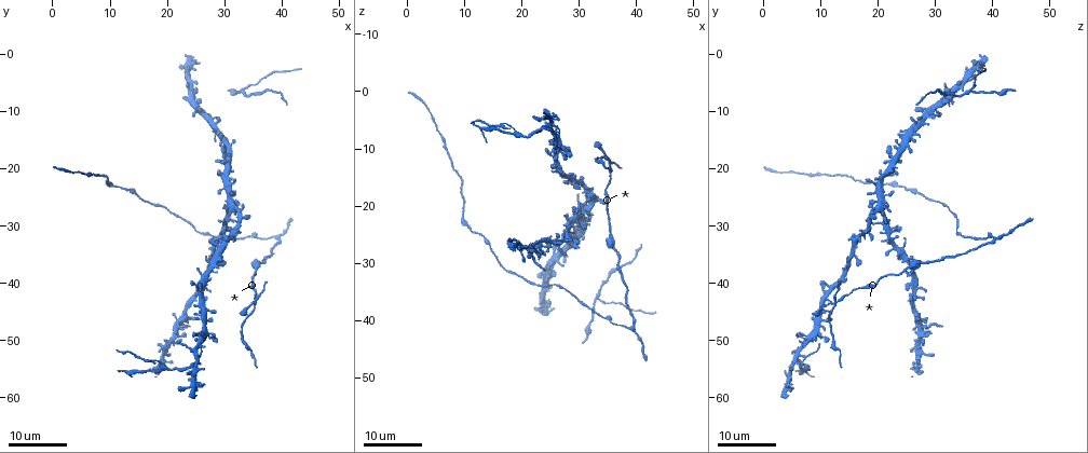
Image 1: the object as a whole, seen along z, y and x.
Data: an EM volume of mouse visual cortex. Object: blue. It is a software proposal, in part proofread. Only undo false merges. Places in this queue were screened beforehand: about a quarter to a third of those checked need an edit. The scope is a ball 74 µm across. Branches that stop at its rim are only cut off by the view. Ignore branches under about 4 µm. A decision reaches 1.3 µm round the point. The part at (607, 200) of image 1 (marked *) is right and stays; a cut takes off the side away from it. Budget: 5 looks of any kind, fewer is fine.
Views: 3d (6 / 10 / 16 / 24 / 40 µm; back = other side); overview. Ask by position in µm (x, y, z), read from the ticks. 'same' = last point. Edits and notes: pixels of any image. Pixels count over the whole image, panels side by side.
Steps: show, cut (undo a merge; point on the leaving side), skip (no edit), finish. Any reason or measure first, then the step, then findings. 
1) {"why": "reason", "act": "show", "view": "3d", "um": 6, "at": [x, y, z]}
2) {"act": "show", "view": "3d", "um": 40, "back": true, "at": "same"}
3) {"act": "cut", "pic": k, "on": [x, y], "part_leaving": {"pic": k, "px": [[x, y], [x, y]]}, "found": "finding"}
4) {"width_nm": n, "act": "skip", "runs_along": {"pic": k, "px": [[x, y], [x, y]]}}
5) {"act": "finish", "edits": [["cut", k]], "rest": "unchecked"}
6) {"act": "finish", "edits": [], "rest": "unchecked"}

{"why": "four or more arms meet", "act": "show", "view": "3d", "um": 16, "at": [35.0, 43.5, 12.5]}

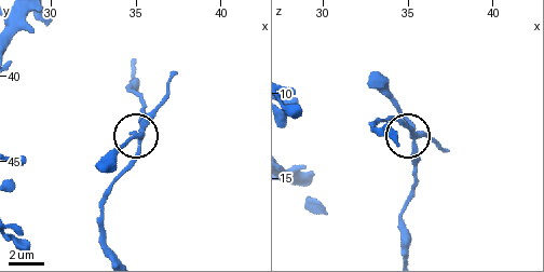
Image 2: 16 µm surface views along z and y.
{"act": "show", "view": "3d", "um": 6, "at": [35.2, 43.9, 12.2]}

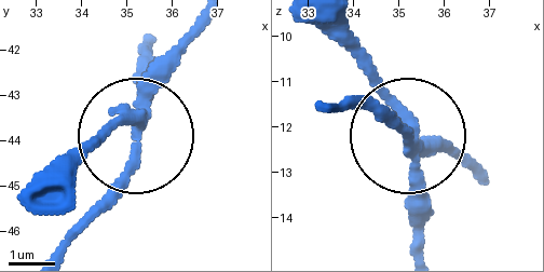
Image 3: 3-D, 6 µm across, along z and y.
{"act": "cut", "pic": 3, "on": [126, 179], "part_leaving": {"pic": 3, "px": [[141, 117], [114, 193], [64, 252]]}, "found": "two neurons meet here"}

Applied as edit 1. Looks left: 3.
{"why": "a fork", "act": "show", "view": "3d", "um": 16, "at": [33.0, 6.5, 36.0]}

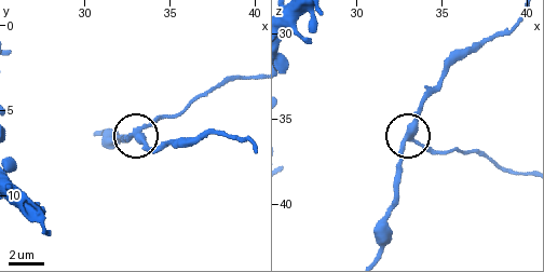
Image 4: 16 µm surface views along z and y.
{"act": "show", "view": "3d", "um": 6, "at": "same"}

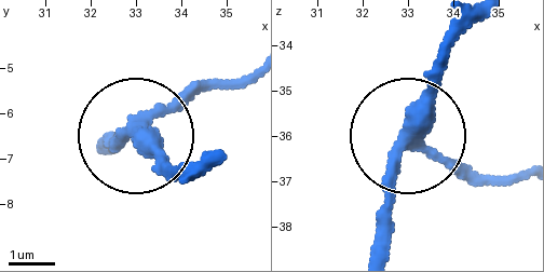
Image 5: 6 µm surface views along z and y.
{"act": "cut", "pic": 5, "on": [198, 87], "part_leaving": {"pic": 5, "px": [[140, 113], [253, 79]]}, "found": "a second neuron is stuck on"}

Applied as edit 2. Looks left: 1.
{"act": "finish", "edits": [["cut", 3], ["cut", 5]], "rest": "unchecked"}

